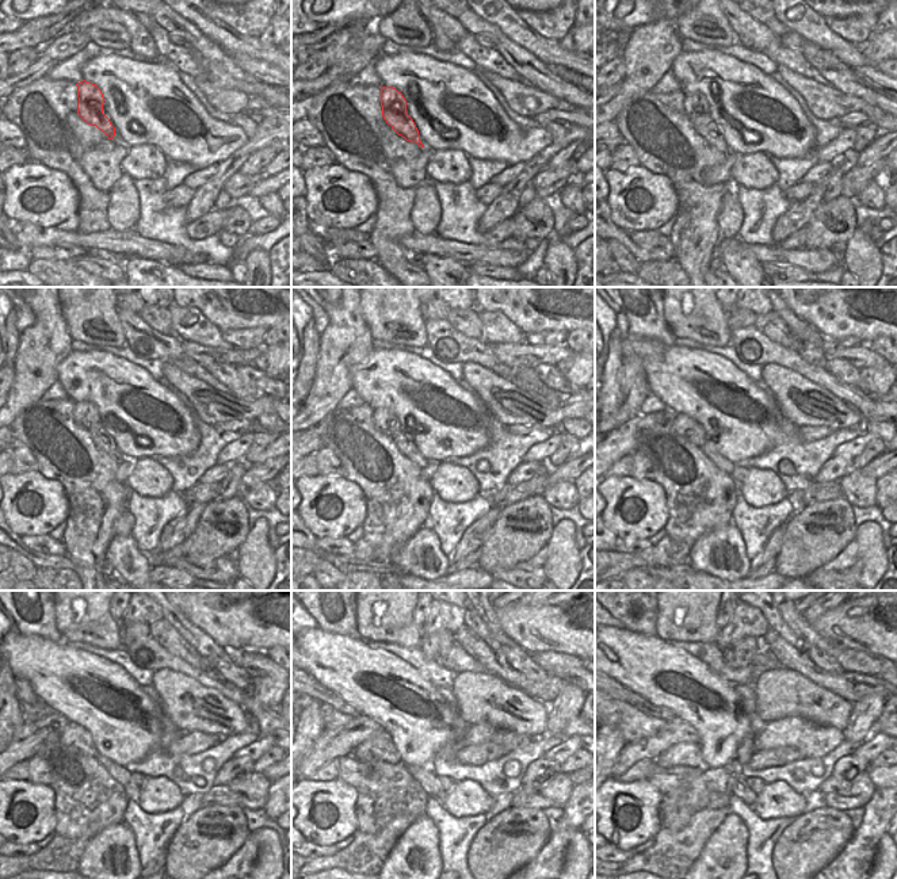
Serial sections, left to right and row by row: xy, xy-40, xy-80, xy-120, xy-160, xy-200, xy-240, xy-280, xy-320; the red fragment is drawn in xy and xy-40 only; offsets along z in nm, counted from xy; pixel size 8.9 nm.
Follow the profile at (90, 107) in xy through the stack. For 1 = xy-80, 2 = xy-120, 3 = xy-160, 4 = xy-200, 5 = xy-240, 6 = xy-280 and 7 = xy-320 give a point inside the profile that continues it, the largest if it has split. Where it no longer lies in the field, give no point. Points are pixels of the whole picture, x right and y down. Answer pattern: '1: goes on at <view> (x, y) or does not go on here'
1: goes on at xy-80 (695, 104)
2: goes on at xy-120 (86, 415)
3: goes on at xy-160 (385, 421)
4: goes on at xy-200 (686, 427)
5: goes on at xy-240 (76, 736)
6: goes on at xy-280 (380, 746)
7: goes on at xy-320 (689, 755)

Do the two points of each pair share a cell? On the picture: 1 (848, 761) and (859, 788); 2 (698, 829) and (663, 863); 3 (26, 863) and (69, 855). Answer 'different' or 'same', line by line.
1: different
2: same
3: same

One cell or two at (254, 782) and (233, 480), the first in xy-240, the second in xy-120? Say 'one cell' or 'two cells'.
two cells

